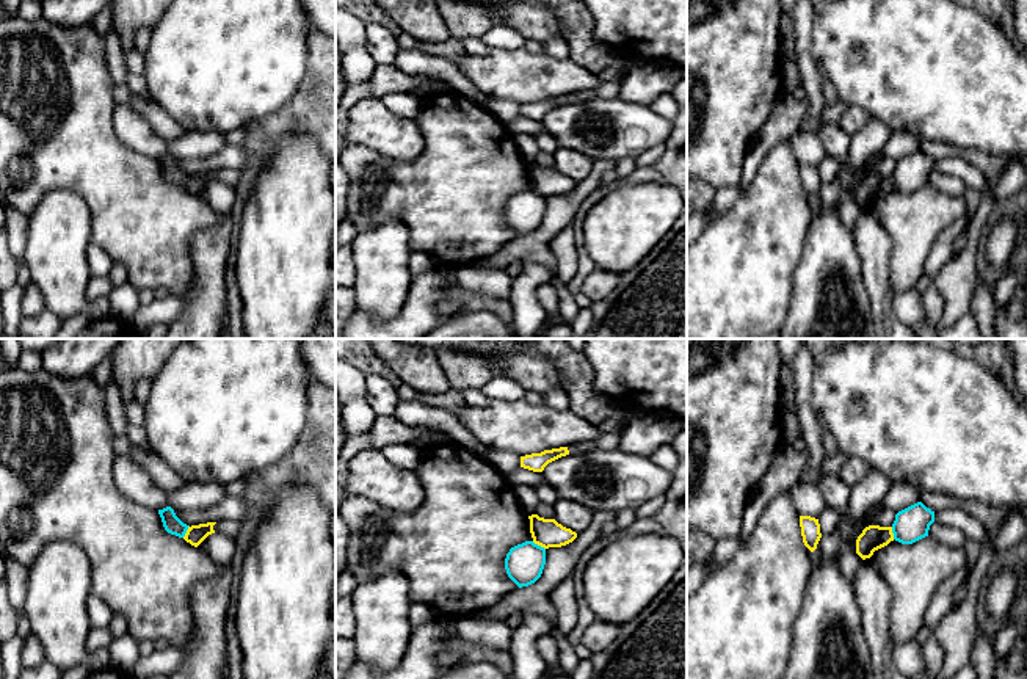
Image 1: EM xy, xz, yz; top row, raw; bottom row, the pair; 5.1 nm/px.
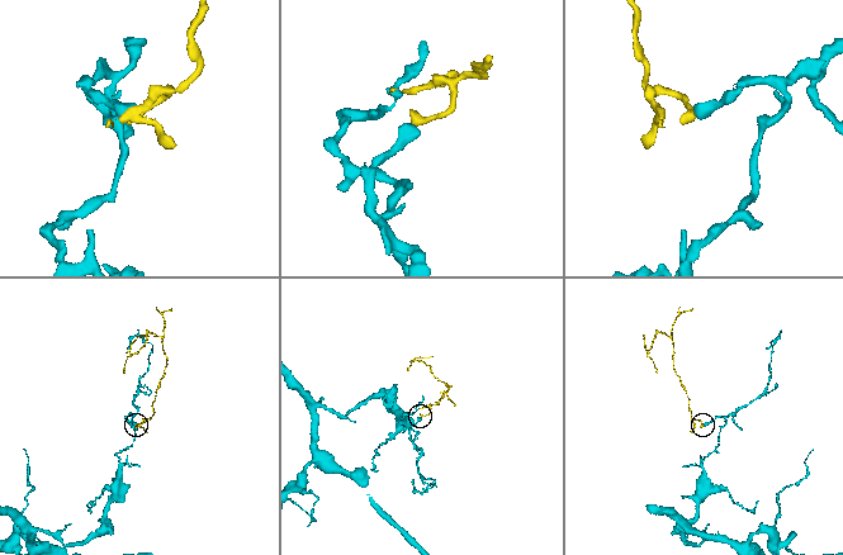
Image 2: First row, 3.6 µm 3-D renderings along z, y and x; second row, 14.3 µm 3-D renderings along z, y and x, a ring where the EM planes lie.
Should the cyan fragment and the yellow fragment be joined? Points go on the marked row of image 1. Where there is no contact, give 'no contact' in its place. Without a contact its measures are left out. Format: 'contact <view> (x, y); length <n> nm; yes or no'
contact xz (537, 544); length 80 nm; no

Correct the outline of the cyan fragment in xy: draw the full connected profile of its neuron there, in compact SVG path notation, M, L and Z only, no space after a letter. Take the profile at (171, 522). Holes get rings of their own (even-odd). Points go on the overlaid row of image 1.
M166 507L163 510L158 510L158 514L161 517L163 527L168 533L176 535L179 538L183 538L188 527L187 524L183 524L174 513L174 510L171 507Z

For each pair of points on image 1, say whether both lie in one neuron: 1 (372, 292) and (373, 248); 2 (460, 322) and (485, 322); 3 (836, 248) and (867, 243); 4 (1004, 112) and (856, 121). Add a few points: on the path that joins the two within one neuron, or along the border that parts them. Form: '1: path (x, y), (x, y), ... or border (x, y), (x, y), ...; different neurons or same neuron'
1: path (373, 281), (373, 259); same neuron
2: path (466, 322), (479, 322); same neuron
3: border (852, 234), (863, 281); different neurons
4: border (849, 105), (858, 105), (872, 116); different neurons

